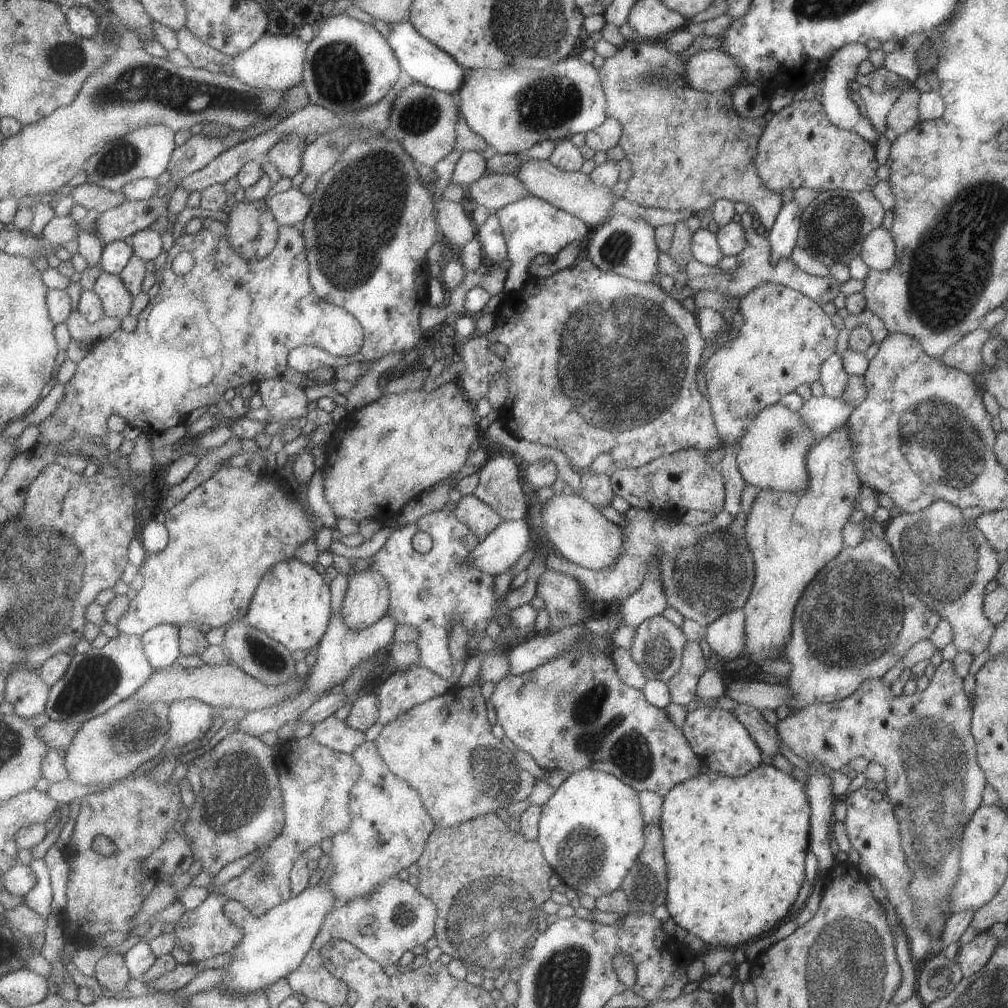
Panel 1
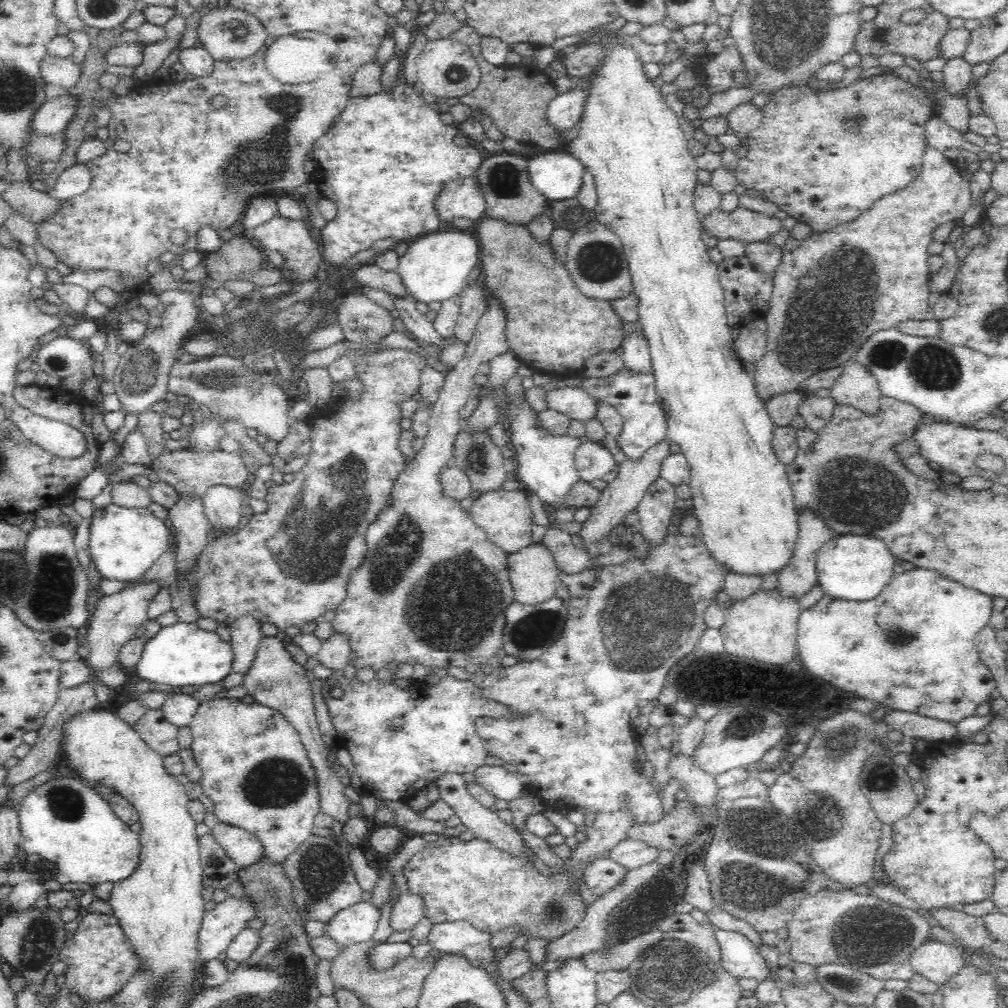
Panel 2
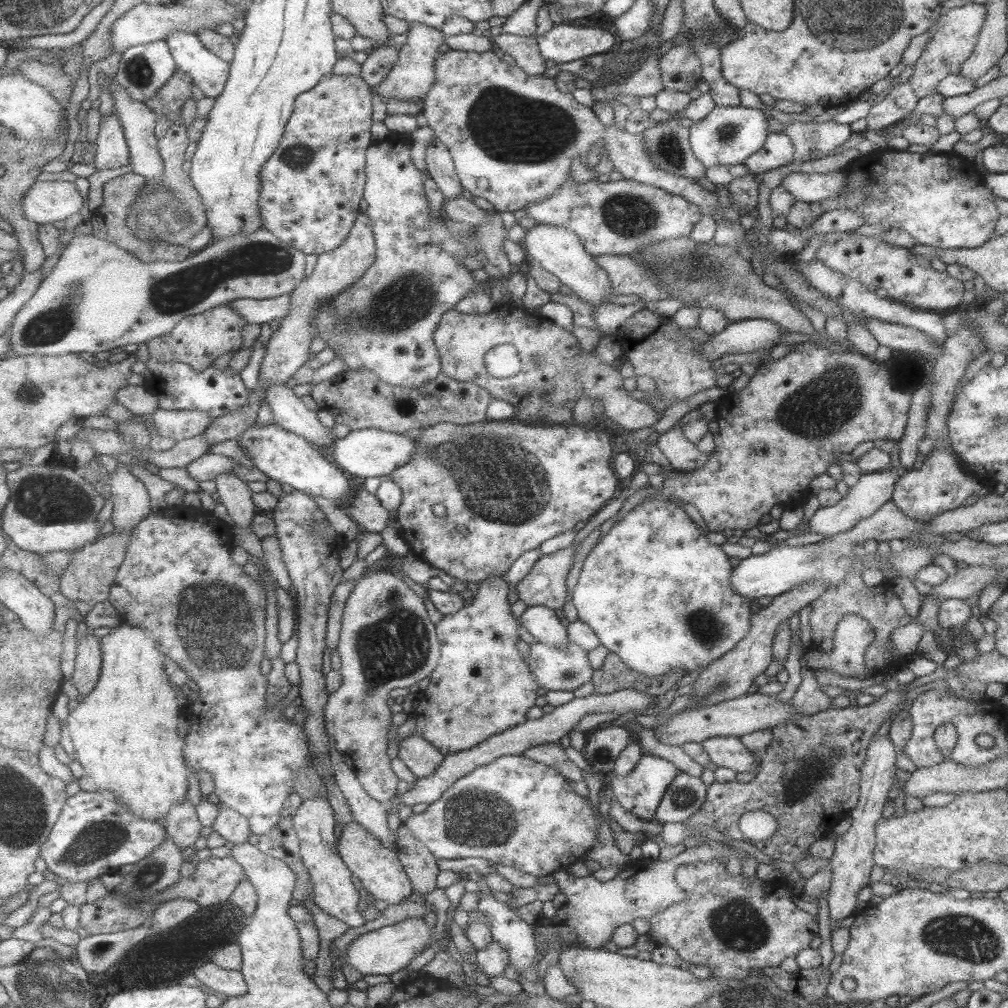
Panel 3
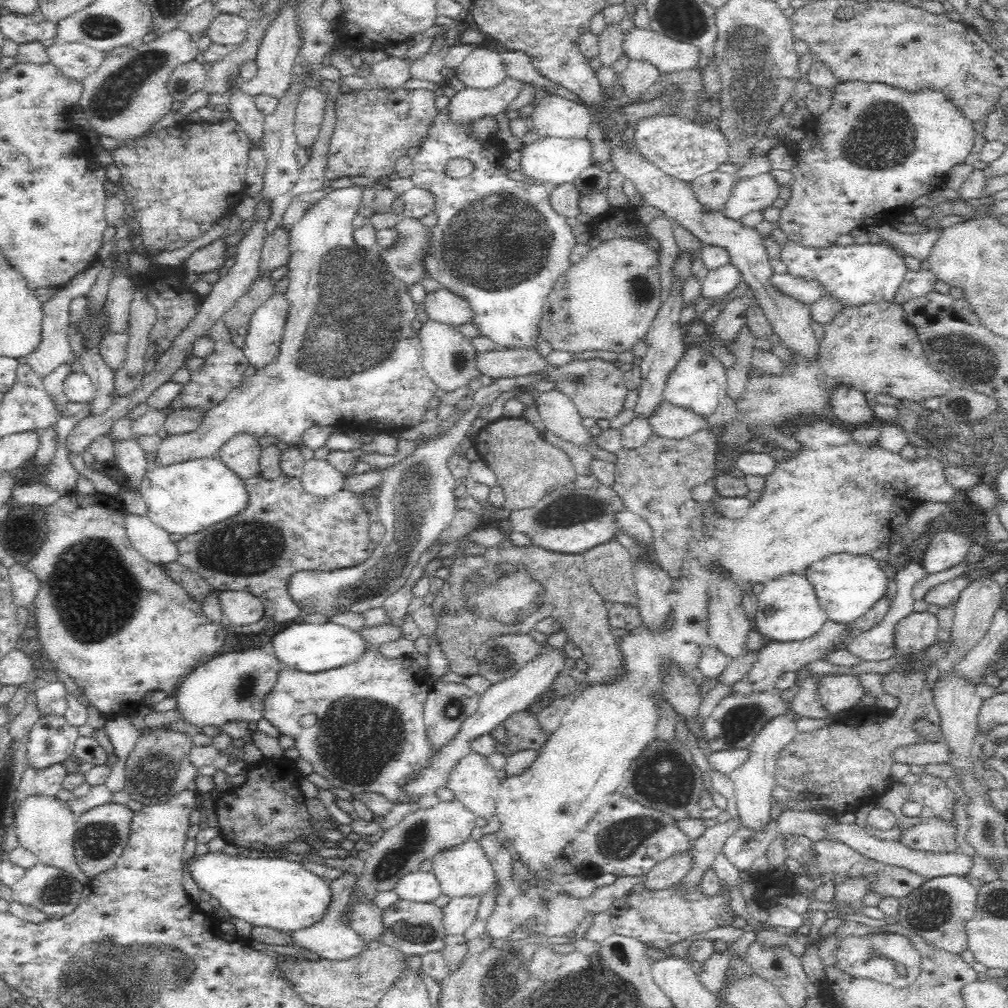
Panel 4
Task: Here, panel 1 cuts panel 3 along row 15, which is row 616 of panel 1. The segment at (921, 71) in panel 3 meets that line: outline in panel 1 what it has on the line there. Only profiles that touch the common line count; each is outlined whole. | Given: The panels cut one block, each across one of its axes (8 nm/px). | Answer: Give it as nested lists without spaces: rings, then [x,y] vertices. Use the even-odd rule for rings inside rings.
[[[939,499],[919,512],[902,513],[896,518],[891,518],[884,528],[886,540],[901,567],[902,579],[910,593],[920,598],[941,618],[950,622],[954,635],[952,644],[958,653],[969,653],[975,658],[989,648],[995,632],[995,625],[984,615],[983,601],[986,585],[997,579],[1001,559],[975,528],[973,520],[964,520],[961,511],[950,502]]]

